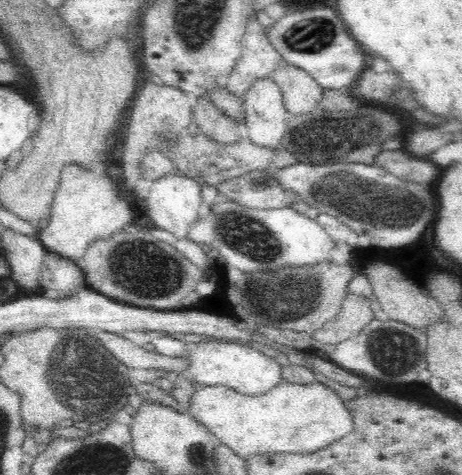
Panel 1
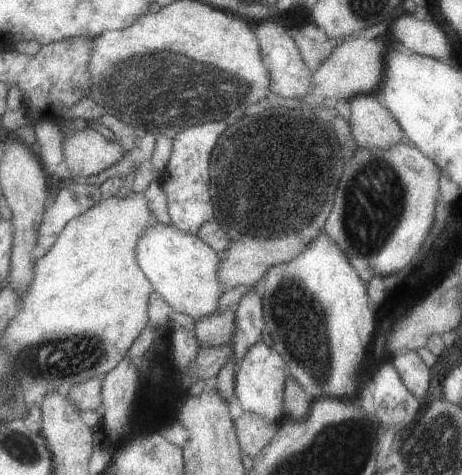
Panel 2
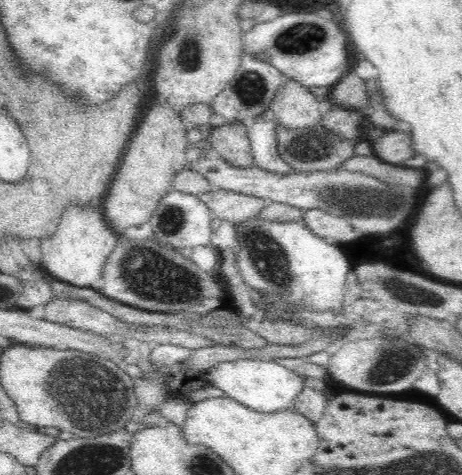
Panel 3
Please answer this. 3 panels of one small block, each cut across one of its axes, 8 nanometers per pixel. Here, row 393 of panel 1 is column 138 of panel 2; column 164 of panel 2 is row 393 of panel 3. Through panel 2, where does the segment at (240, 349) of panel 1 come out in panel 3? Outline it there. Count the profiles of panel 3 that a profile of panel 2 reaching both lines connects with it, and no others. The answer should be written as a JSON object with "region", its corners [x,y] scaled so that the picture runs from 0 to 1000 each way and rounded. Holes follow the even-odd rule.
{"region":[[[494,758],[485,766],[472,766],[455,779],[446,779],[442,787],[433,787],[433,796],[442,804],[450,804],[450,813],[472,817],[489,829],[489,838],[515,842],[519,851],[528,851],[532,859],[545,859],[554,867],[602,867],[602,863],[619,863],[628,855],[636,855],[641,834],[649,834],[649,825],[662,817],[658,813],[658,796],[641,792],[636,783],[628,783],[623,775],[610,775],[597,762],[580,762],[580,758]]]}

